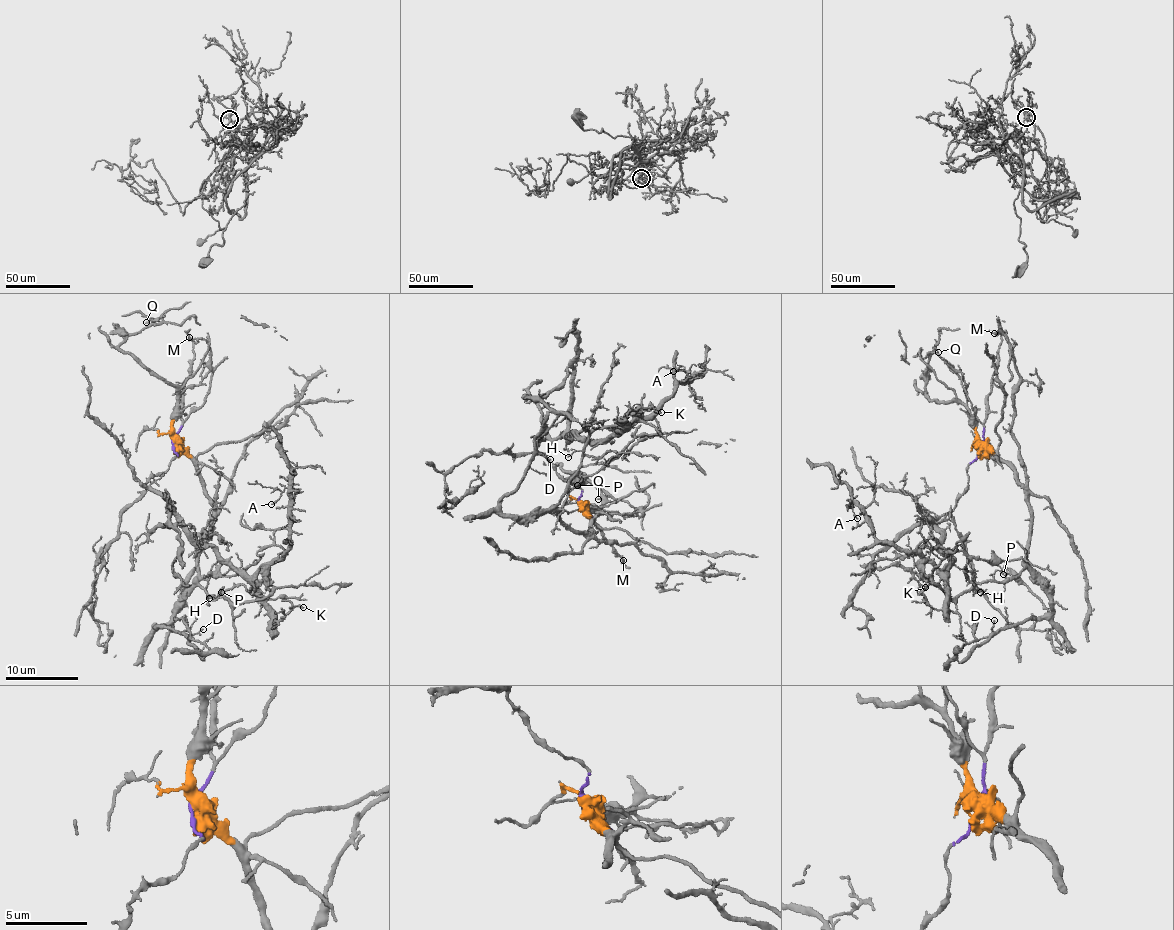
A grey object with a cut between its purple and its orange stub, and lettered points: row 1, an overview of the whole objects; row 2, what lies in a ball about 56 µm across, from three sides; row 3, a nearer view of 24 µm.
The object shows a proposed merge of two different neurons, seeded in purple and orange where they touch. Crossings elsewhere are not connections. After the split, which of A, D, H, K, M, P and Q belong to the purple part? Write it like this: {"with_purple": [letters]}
{"with_purple": ["A", "K", "M"]}

